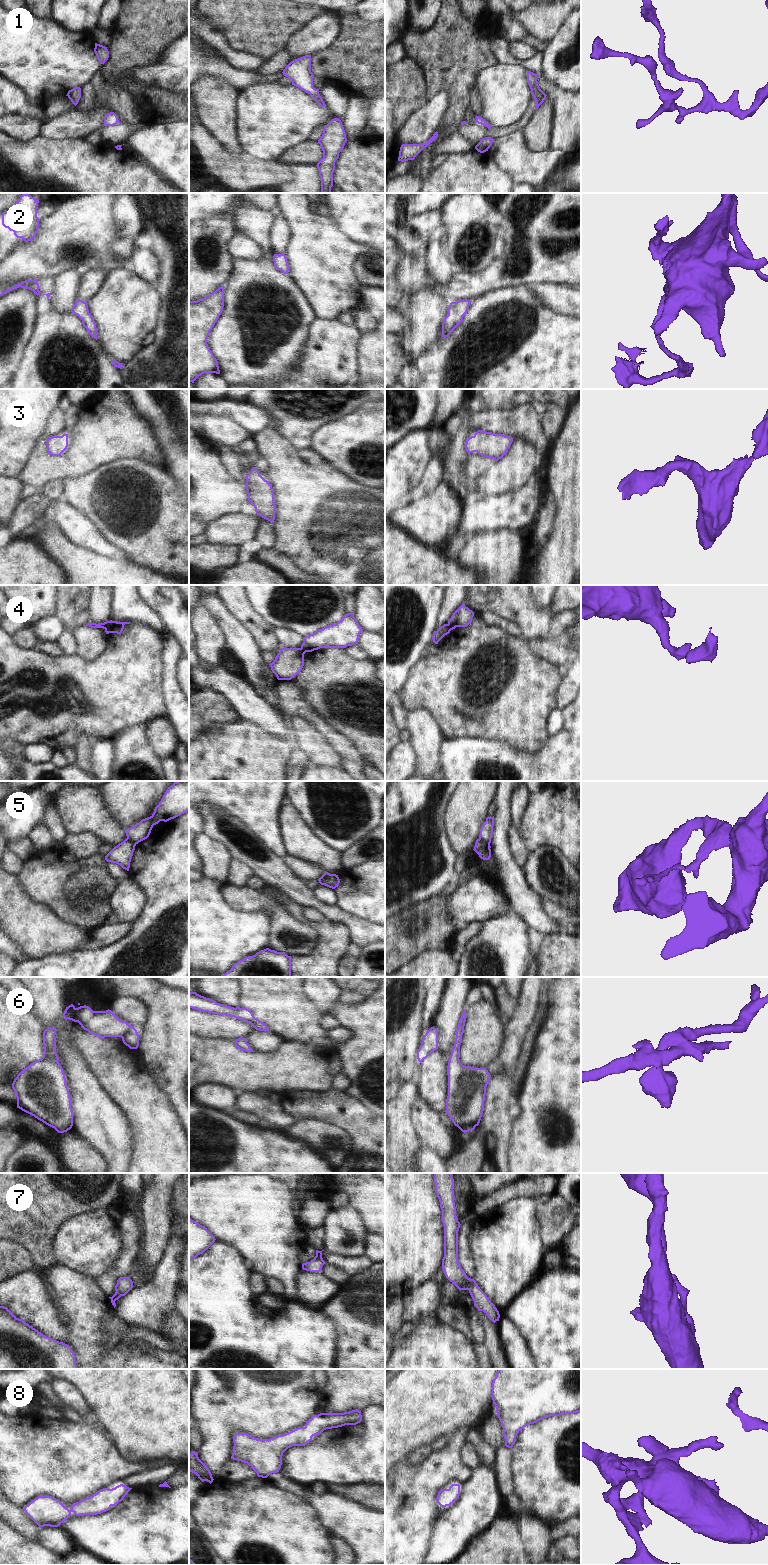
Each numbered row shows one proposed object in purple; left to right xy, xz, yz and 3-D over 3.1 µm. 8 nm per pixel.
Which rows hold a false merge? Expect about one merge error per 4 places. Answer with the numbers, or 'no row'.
4, 5

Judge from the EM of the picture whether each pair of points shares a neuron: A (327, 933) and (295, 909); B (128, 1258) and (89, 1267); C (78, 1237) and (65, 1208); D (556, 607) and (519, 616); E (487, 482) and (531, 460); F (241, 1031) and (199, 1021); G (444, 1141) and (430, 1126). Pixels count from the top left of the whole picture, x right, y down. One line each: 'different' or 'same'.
A: same
B: different
C: different
D: different
E: same
F: same
G: same

